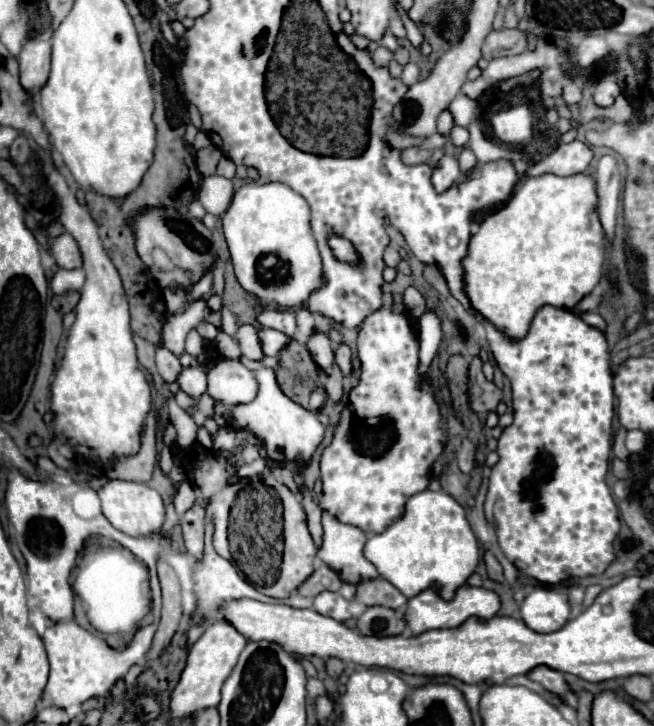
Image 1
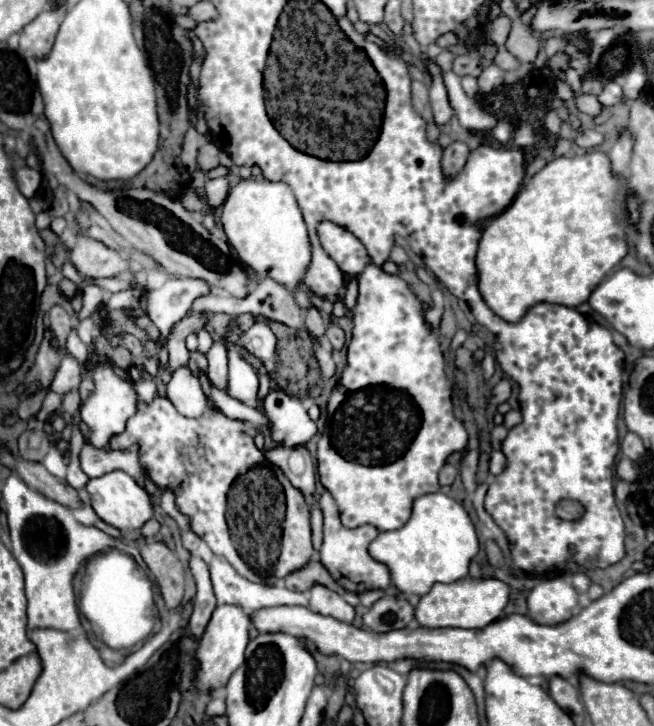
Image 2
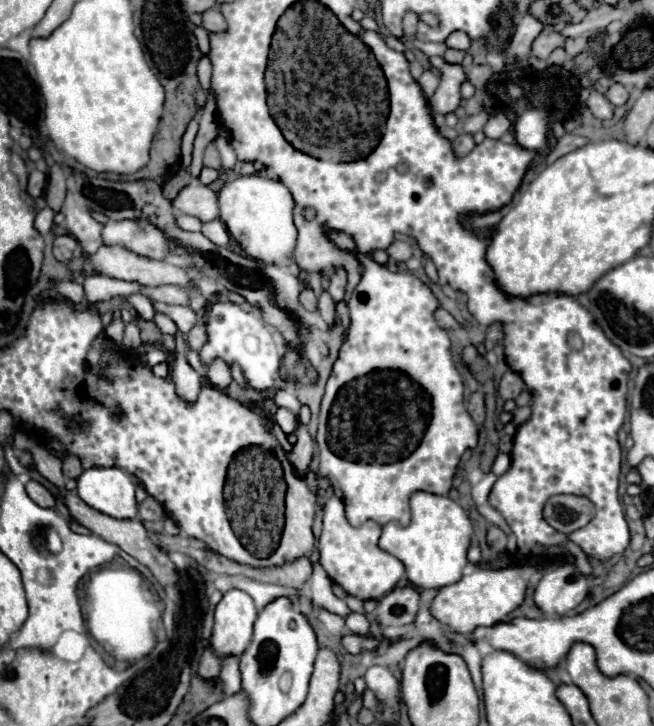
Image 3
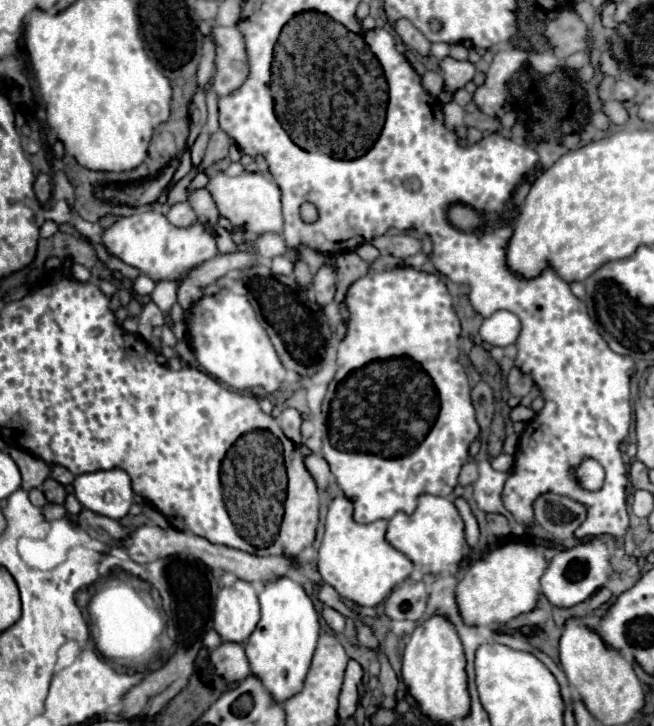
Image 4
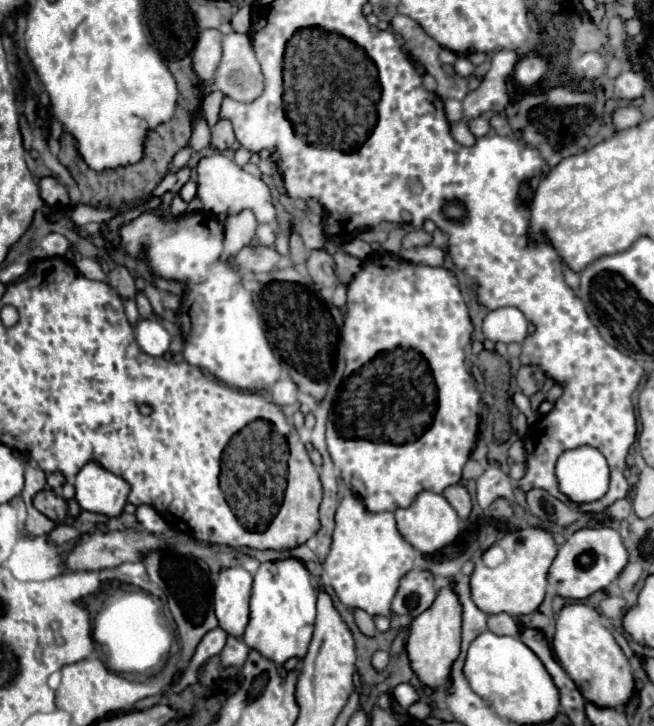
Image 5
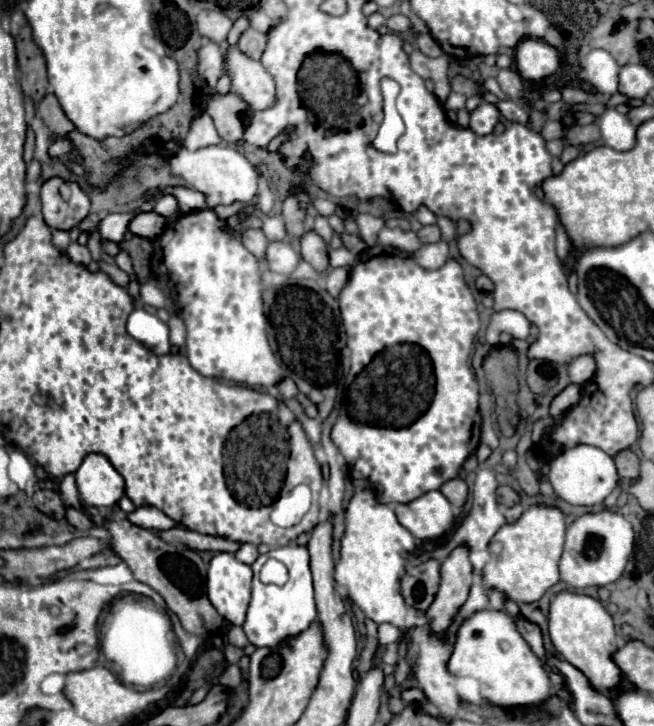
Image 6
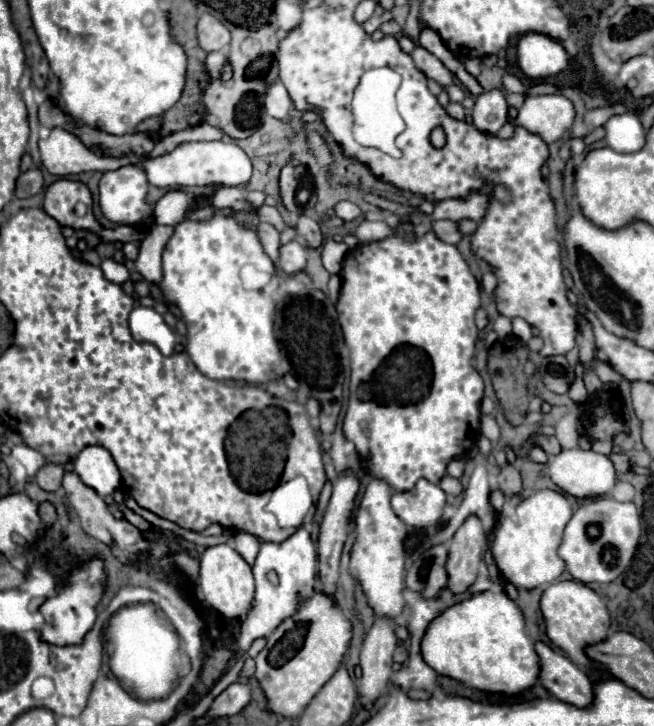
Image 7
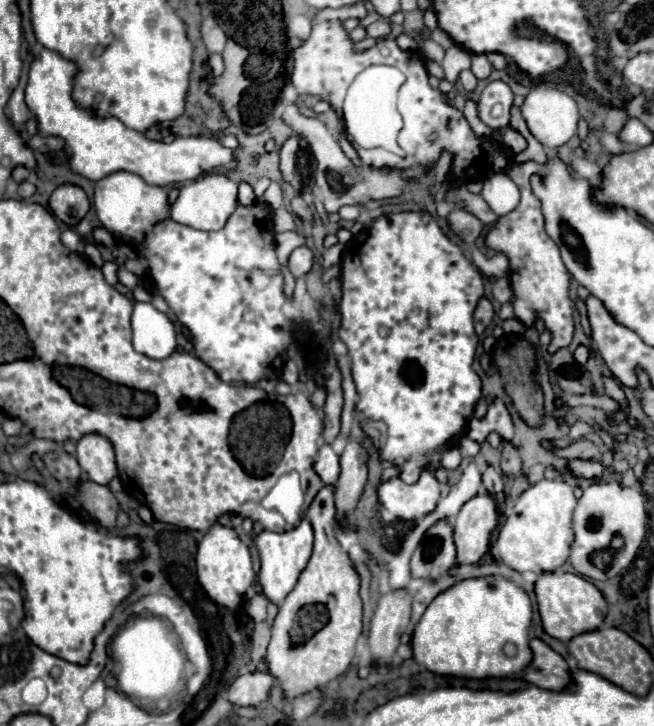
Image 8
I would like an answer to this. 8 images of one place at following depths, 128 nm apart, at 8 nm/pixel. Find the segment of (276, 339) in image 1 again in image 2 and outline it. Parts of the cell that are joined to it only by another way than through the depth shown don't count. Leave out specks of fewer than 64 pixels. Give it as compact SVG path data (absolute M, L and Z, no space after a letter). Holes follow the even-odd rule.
M254 322L248 330L238 334L236 340L238 348L244 348L250 356L260 360L262 364L274 360L274 350L276 350L276 336L266 324Z

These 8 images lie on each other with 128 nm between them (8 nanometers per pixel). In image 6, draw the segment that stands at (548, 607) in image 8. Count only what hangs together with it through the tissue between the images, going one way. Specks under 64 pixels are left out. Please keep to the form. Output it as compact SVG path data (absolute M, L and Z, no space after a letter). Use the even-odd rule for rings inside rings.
M558 592L550 602L548 612L548 628L554 648L584 676L590 680L590 684L596 690L610 690L620 680L620 668L614 664L612 654L616 652L616 632L612 616L606 612L606 608L592 596L568 592Z

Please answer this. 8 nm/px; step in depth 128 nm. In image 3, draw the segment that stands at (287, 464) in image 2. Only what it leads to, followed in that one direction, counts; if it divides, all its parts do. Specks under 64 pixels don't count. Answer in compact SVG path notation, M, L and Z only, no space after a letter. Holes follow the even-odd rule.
M300 424L298 426L298 442L294 444L294 448L290 452L290 460L292 460L298 476L304 476L308 472L312 452L314 452L314 440L312 440L308 428Z

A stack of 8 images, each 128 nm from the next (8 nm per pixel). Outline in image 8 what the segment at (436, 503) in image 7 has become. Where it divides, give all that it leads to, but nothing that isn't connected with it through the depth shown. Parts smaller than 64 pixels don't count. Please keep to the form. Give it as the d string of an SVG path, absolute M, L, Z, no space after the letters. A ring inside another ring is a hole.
M422 472L418 482L406 484L400 476L380 480L376 486L380 504L396 518L414 520L434 510L440 498L440 482L432 472Z

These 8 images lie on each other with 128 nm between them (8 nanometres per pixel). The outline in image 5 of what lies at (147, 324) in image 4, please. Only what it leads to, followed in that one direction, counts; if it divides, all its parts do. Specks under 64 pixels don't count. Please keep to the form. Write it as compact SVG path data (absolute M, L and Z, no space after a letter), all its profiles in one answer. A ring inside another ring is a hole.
M136 292L136 304L138 304L138 312L142 318L154 318L152 306L150 306L148 298L144 296L144 292Z

